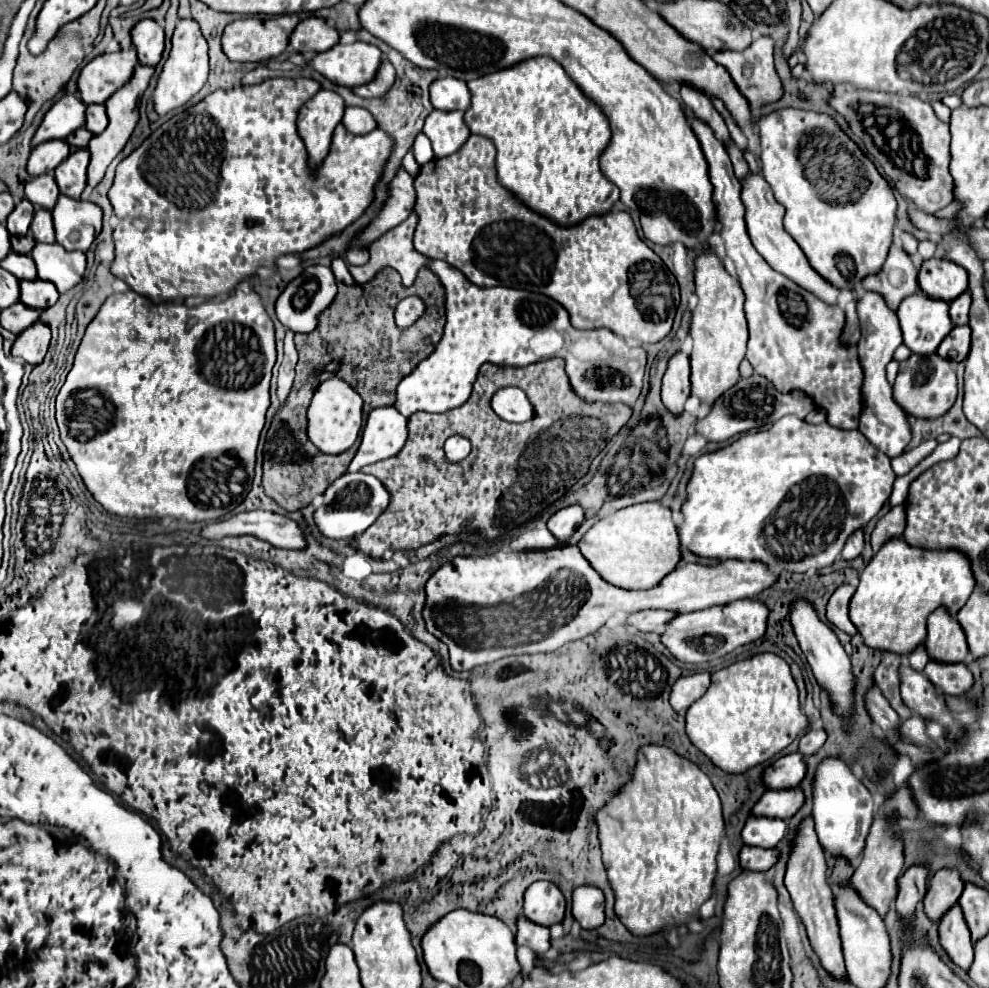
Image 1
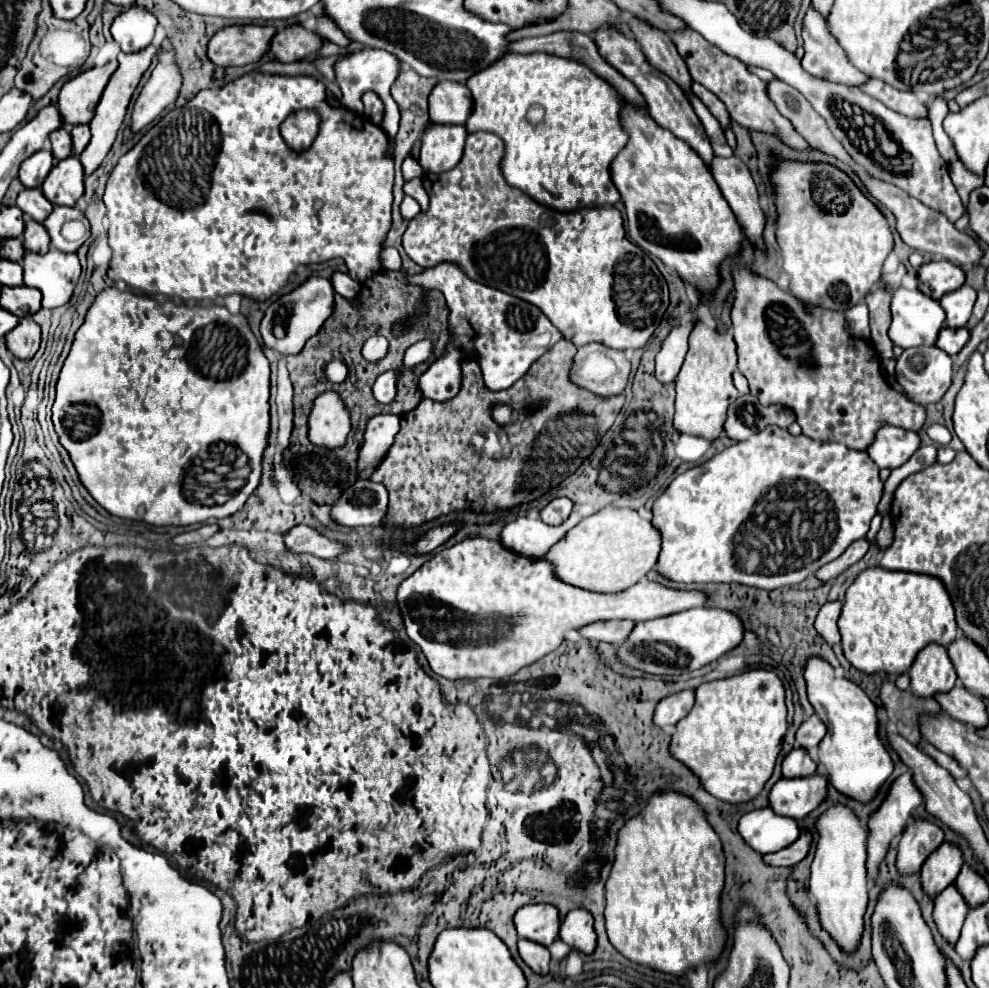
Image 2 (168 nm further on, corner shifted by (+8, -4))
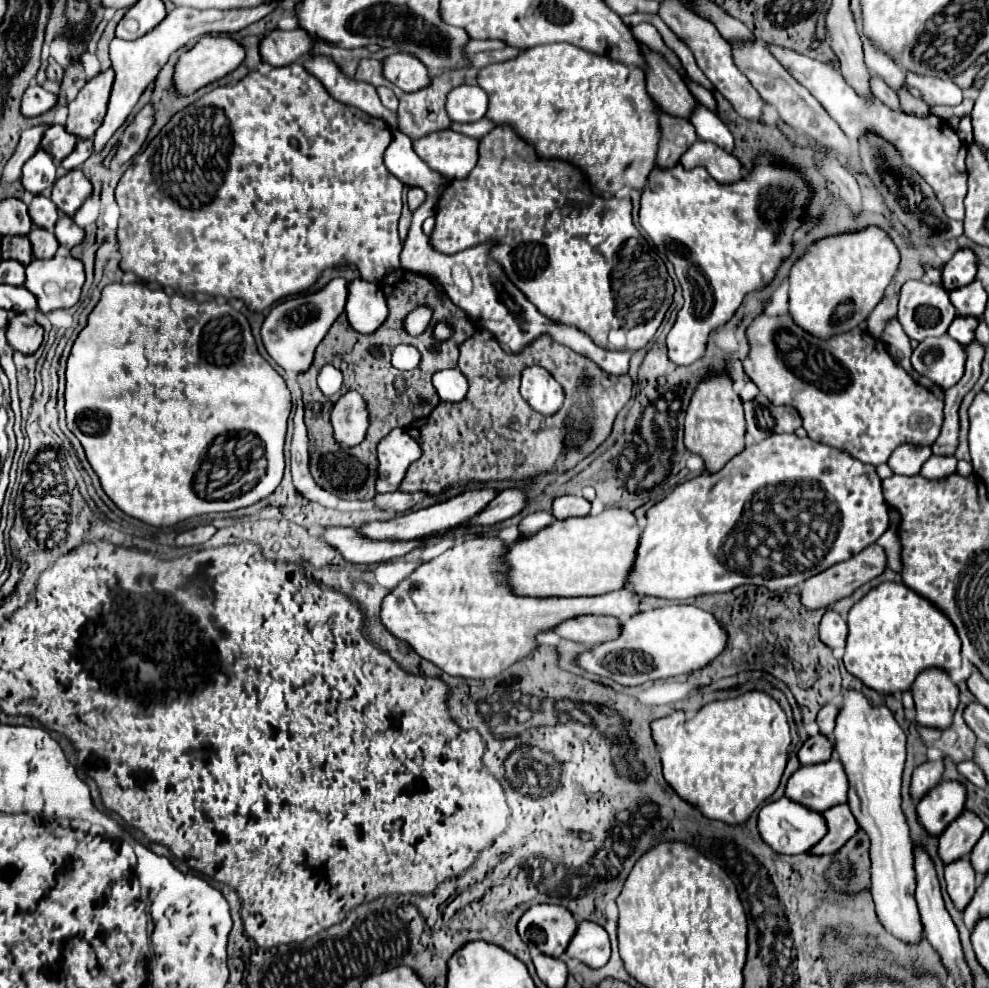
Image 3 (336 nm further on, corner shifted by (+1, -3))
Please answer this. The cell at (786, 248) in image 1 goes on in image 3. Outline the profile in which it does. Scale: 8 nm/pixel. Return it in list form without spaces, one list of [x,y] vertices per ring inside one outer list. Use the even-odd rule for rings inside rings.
[[[696,140],[678,160],[678,164],[684,170],[692,170],[696,166],[702,166],[710,172],[710,176],[718,182],[734,182],[742,178],[742,166],[740,162],[724,152],[720,146],[704,140]]]

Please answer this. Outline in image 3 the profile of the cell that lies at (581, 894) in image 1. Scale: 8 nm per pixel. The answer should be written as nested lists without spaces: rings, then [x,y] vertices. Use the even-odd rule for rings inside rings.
[[[580,922],[570,948],[566,950],[568,958],[576,958],[590,968],[602,968],[610,960],[610,940],[602,926],[594,922]]]

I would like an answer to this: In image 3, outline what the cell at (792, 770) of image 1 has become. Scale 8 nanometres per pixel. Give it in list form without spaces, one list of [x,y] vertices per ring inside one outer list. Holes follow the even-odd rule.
[[[824,734],[808,738],[802,744],[802,748],[798,750],[798,758],[800,758],[802,766],[820,764],[822,760],[830,760],[832,754],[834,754],[834,742],[828,740]]]

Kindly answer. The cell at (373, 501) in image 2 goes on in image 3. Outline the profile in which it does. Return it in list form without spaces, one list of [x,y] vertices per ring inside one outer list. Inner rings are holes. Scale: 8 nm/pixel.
[[[398,490],[398,492],[390,492],[390,494],[386,494],[386,496],[378,496],[378,494],[376,494],[374,502],[376,502],[378,510],[388,510],[388,508],[392,508],[392,510],[396,510],[396,512],[406,512],[406,510],[410,510],[414,504],[418,504],[424,496],[426,496],[426,492],[406,494],[406,492],[400,492],[400,490]]]

